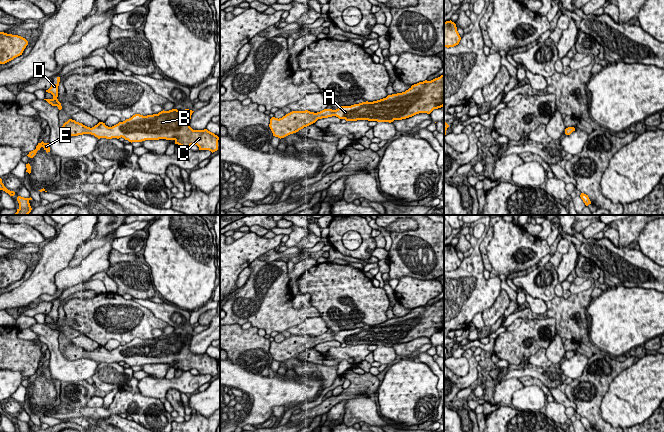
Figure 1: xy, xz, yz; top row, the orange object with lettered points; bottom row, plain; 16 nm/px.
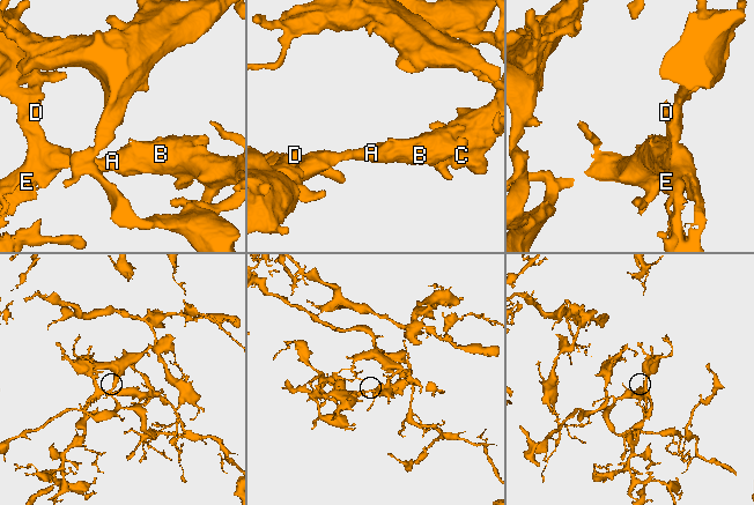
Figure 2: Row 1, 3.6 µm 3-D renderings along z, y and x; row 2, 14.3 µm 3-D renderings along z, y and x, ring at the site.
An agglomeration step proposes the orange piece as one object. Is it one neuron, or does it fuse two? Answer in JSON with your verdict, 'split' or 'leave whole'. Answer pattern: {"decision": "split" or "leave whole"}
{"decision": "leave whole"}

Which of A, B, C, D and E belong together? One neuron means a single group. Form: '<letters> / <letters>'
A B C D E

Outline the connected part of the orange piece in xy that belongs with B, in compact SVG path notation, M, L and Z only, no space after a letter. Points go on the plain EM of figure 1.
M172 333L161 335L158 338L143 340L135 338L123 346L108 351L99 346L90 352L75 344L69 343L61 351L67 360L91 358L100 362L124 362L129 366L145 364L174 364L175 368L183 372L197 369L199 374L209 374L212 377L218 374L219 361L204 354L193 354L190 351L191 339L194 335Z

